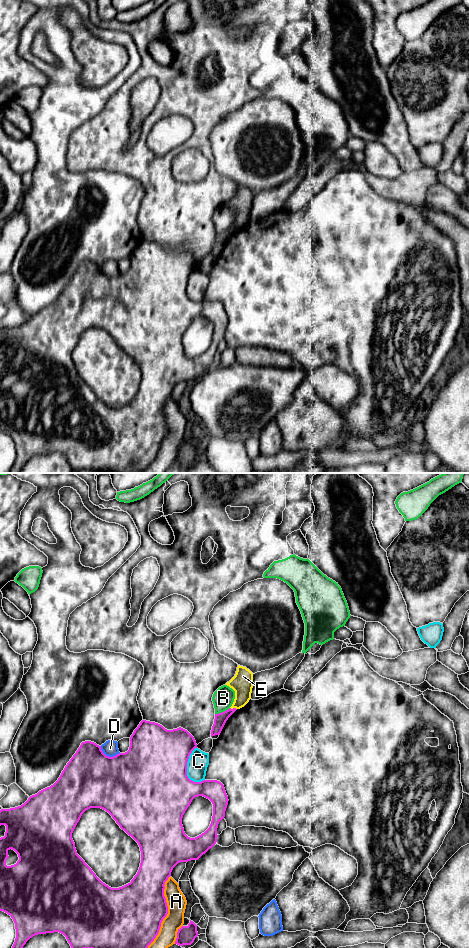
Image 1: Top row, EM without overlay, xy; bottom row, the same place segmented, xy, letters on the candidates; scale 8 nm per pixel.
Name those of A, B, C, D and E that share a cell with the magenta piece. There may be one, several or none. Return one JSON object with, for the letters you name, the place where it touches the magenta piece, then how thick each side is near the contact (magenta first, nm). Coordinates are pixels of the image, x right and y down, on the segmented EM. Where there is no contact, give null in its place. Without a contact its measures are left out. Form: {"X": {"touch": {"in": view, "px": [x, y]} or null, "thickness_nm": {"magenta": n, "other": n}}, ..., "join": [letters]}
{"join": []}

